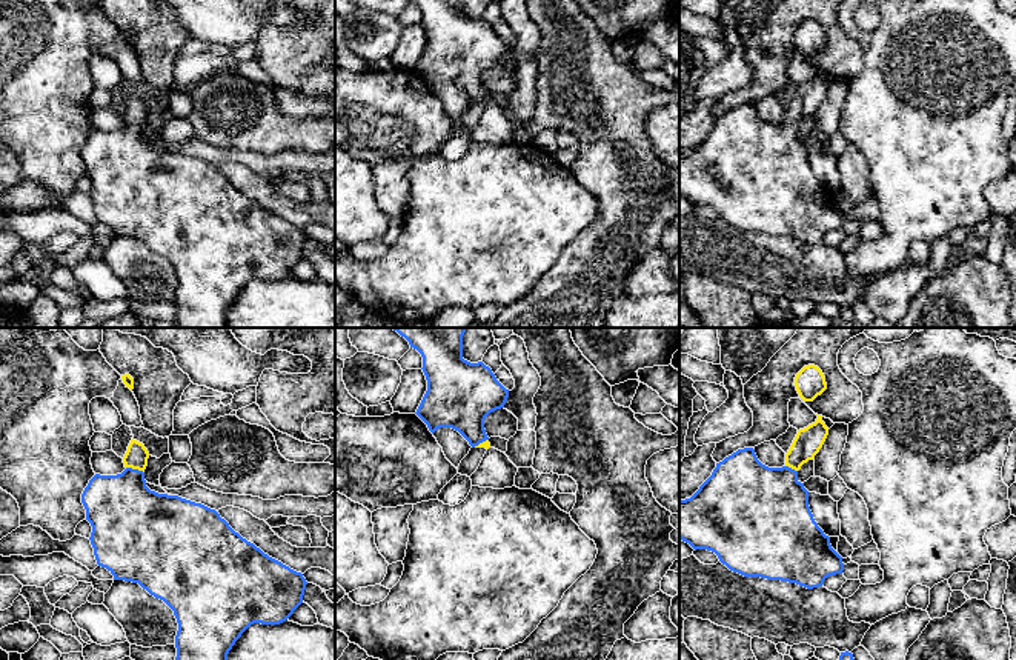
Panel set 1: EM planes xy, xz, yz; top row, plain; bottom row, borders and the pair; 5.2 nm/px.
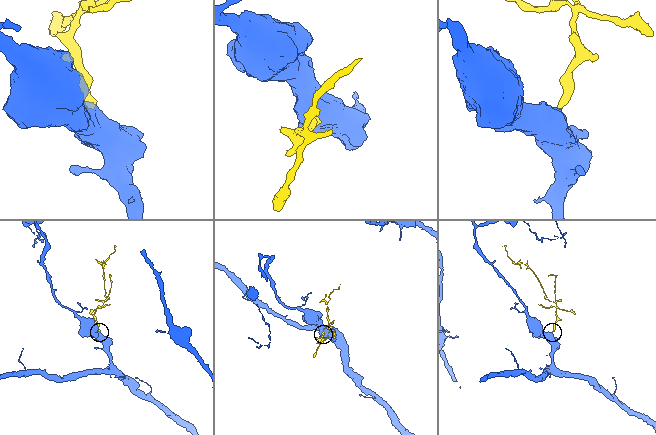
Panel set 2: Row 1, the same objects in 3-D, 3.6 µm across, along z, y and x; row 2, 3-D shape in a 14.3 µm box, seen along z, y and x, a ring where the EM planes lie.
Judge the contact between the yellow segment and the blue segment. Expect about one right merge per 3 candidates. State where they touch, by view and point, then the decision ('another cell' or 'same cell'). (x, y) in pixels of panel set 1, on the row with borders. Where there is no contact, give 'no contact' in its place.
xy (136, 468) | same cell

